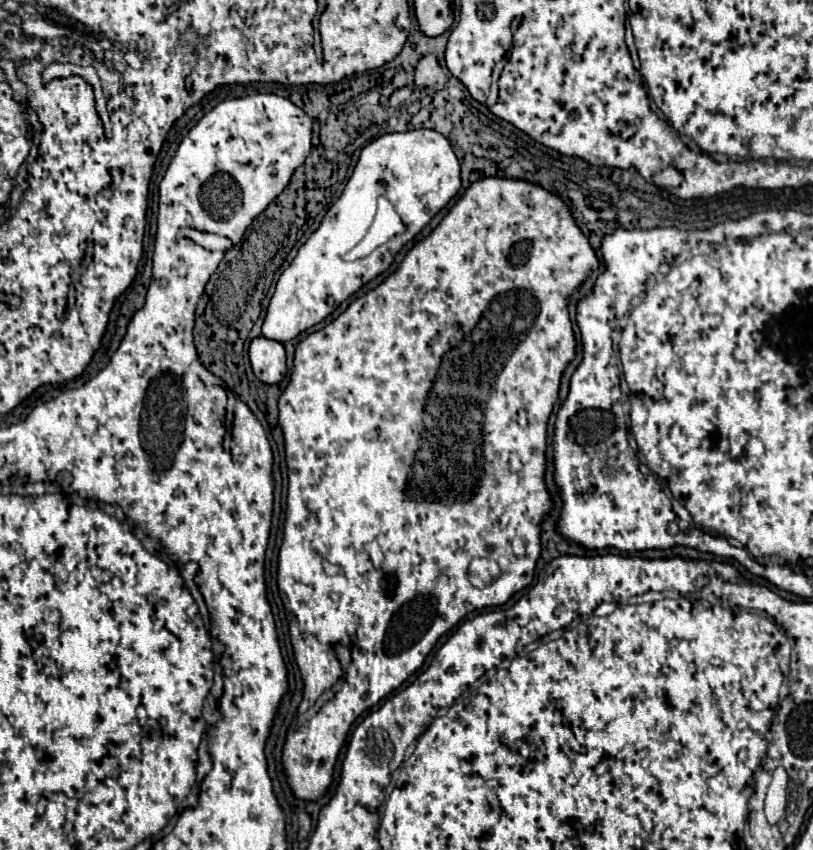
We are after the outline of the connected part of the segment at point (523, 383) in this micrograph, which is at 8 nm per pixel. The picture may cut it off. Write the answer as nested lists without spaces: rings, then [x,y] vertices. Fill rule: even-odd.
[[[487,176],[473,182],[465,190],[465,194],[455,202],[455,206],[447,212],[439,226],[405,254],[401,266],[391,276],[387,276],[365,296],[355,298],[347,306],[347,310],[331,320],[323,330],[311,332],[297,344],[289,384],[279,396],[279,424],[285,438],[289,490],[277,584],[289,621],[289,636],[295,660],[305,684],[303,700],[287,730],[281,756],[287,784],[299,800],[315,802],[329,790],[333,782],[333,768],[351,724],[389,692],[397,690],[413,672],[417,672],[439,636],[449,632],[465,614],[479,608],[501,606],[515,592],[527,588],[533,582],[535,564],[541,556],[541,522],[553,510],[553,498],[545,486],[547,422],[559,400],[561,376],[577,352],[577,340],[569,318],[569,300],[591,274],[591,270],[597,270],[599,266],[601,262],[591,248],[589,238],[583,234],[571,208],[561,196],[527,180]],[[521,408],[527,414],[527,428],[519,424]],[[471,480],[475,480],[475,486],[473,490],[469,490],[467,498],[447,492],[457,488],[465,490],[465,484],[469,484]],[[371,534],[381,544],[387,556],[381,568],[381,576],[361,552],[361,548],[371,542]],[[473,558],[495,560],[501,568],[499,578],[485,584],[483,588],[475,588],[469,582],[467,574],[469,562]],[[323,560],[339,564],[343,568],[343,574],[325,574]],[[333,644],[345,644],[351,650],[351,664],[347,670],[343,670],[343,674],[339,674],[341,664],[331,650]]]

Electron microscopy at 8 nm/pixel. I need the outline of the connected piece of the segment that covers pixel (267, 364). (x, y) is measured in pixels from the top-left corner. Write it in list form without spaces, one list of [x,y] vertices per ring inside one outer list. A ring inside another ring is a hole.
[[[257,336],[249,346],[249,360],[255,376],[265,384],[277,384],[287,372],[285,348],[277,340]]]

